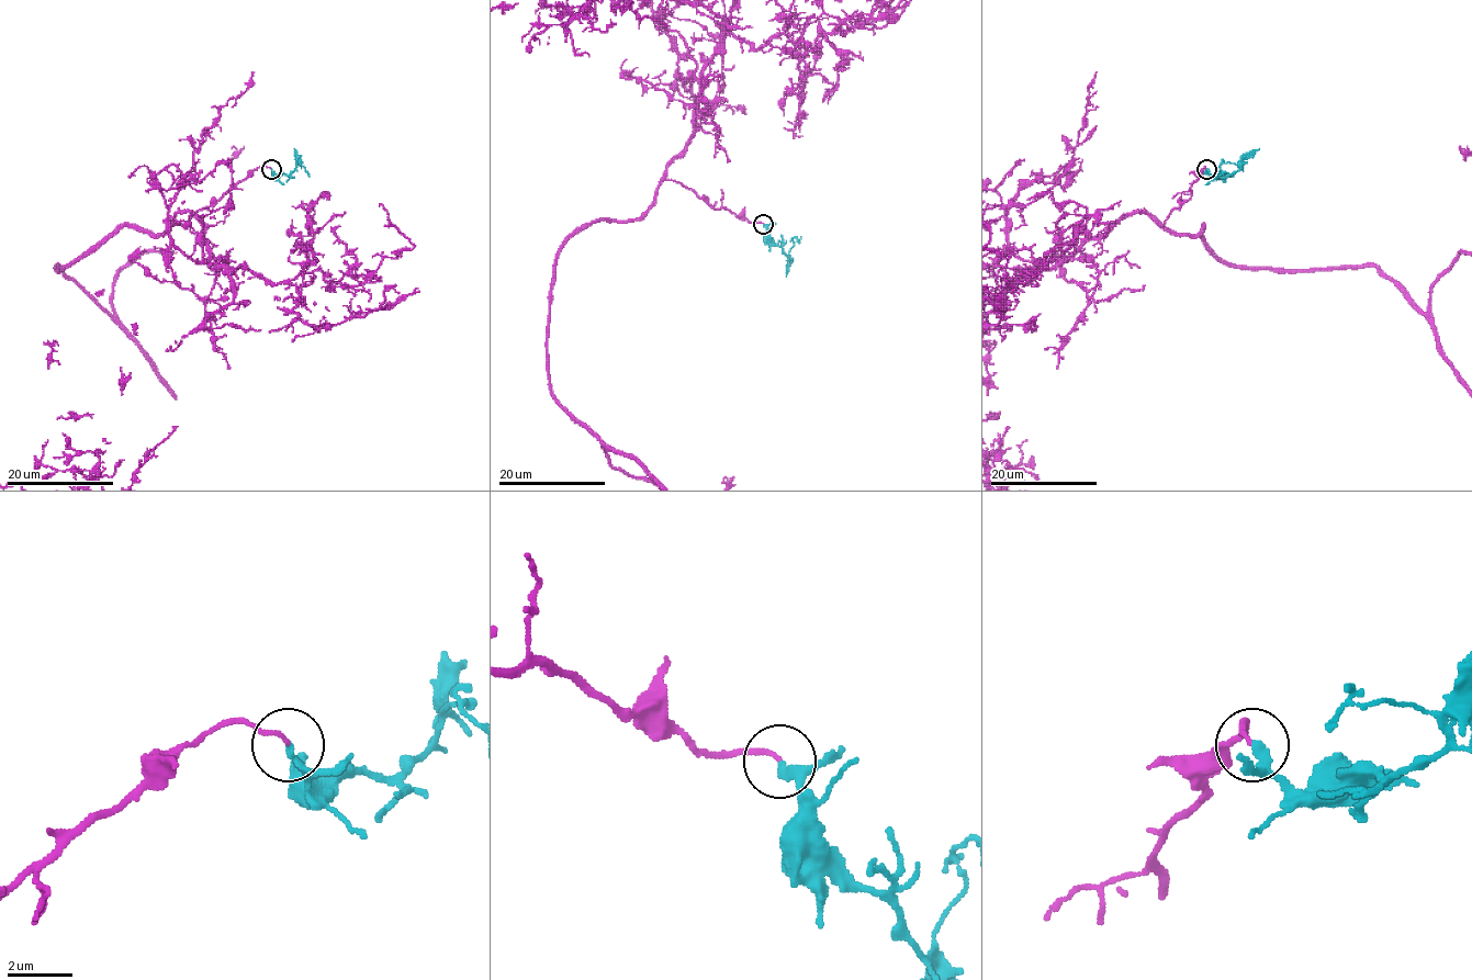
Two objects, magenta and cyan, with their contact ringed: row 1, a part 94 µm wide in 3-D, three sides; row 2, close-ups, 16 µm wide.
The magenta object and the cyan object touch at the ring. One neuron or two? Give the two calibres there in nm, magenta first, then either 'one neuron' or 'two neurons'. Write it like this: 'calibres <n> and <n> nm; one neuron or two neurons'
calibres 130 and 200 nm; one neuron

